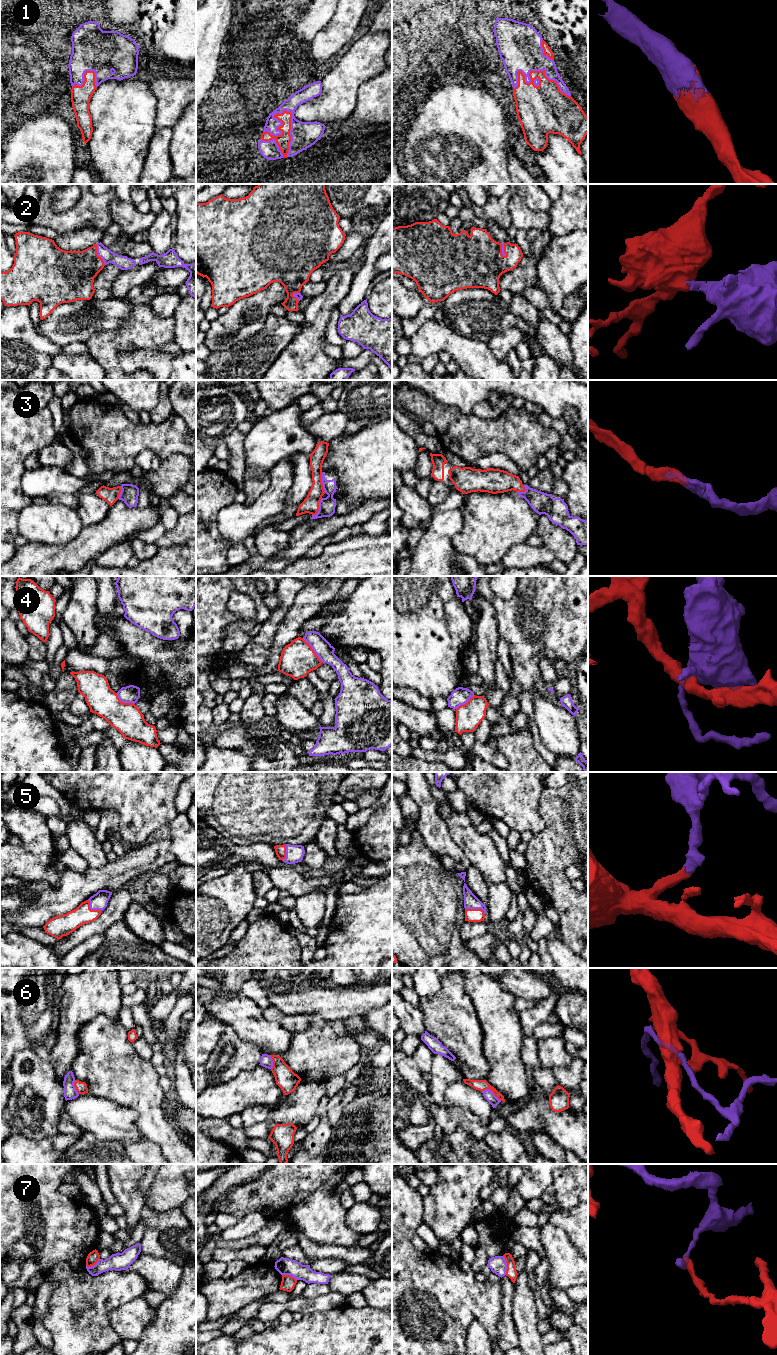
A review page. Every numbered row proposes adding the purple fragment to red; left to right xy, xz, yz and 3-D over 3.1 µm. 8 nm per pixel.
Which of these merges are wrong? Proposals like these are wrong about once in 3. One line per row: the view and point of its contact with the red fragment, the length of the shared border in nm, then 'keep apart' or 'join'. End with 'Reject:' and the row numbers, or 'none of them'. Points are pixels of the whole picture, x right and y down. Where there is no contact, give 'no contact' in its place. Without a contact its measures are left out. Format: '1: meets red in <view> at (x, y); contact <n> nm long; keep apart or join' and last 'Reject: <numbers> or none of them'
1: meets red in xz at (289, 131); contact 380 nm long; join
2: meets red in xy at (96, 254); contact 180 nm long; join
3: meets red in xz at (321, 482); contact 170 nm long; join
4: meets red in xz at (313, 650); contact 260 nm long; keep apart
5: meets red in yz at (476, 909); contact 170 nm long; join
6: meets red in yz at (492, 1091); contact 180 nm long; keep apart
7: meets red in yz at (507, 1265); contact 160 nm long; keep apart
Reject: 4, 6, 7

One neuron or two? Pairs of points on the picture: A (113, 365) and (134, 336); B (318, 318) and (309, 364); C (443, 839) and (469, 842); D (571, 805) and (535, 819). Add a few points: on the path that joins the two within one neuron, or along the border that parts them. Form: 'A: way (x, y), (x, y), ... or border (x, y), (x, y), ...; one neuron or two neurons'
A: way (113, 356), (113, 348), (121, 340), (125, 339); one neuron
B: way (315, 329), (309, 341), (309, 353); one neuron
C: border (443, 818), (452, 840), (467, 858); two neurons
D: border (541, 793), (539, 815), (544, 827), (533, 834); two neurons

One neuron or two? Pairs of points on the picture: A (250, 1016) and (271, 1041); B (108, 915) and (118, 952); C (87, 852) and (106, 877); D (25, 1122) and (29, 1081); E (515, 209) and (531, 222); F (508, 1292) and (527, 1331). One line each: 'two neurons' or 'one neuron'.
A: one neuron
B: two neurons
C: two neurons
D: one neuron
E: one neuron
F: two neurons

